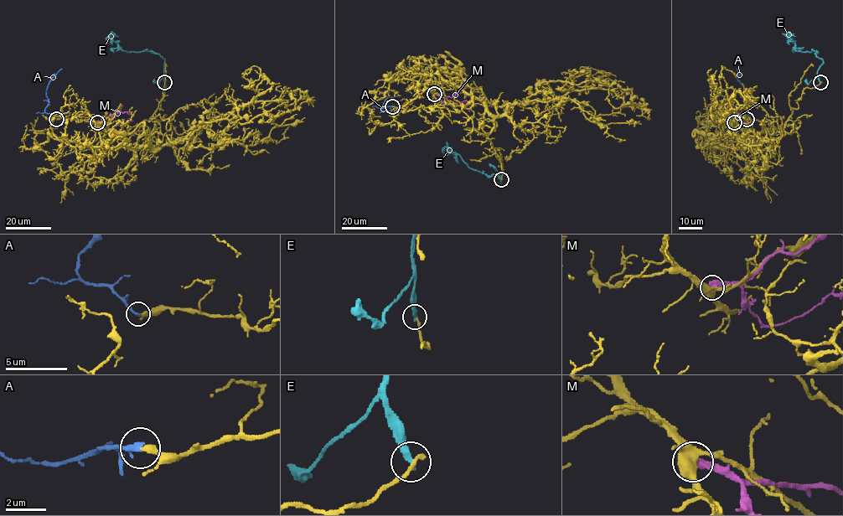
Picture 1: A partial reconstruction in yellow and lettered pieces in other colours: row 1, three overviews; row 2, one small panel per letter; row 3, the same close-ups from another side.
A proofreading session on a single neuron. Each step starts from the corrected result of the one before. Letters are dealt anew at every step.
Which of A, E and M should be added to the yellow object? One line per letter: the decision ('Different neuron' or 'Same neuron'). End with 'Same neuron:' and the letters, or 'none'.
A: Same neuron
E: Different neuron
M: Different neuron
Same neuron: A

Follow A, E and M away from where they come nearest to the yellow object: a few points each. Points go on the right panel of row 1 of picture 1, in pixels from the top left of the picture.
A: (747, 119), (751, 98), (737, 79), (737, 69)
E: (819, 82), (817, 72), (821, 59), (814, 51), (796, 51), (795, 43), (787, 35), (795, 37)
M: (734, 121), (743, 129), (742, 123), (752, 121)

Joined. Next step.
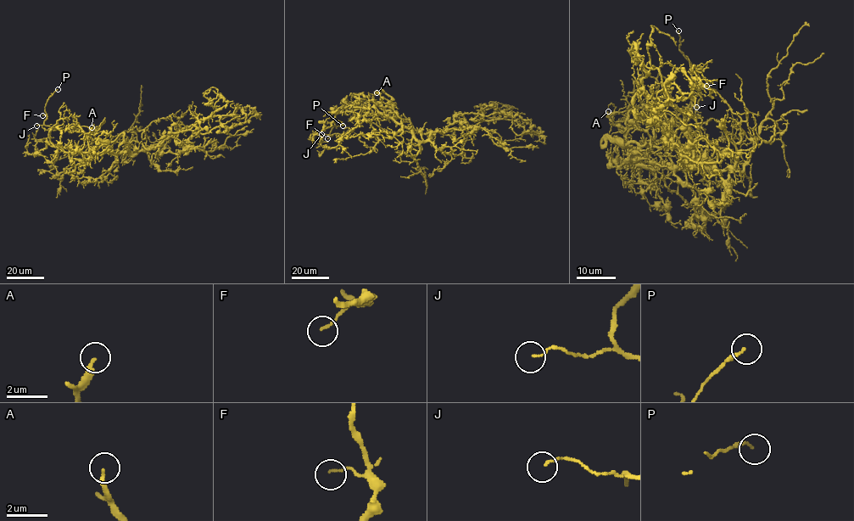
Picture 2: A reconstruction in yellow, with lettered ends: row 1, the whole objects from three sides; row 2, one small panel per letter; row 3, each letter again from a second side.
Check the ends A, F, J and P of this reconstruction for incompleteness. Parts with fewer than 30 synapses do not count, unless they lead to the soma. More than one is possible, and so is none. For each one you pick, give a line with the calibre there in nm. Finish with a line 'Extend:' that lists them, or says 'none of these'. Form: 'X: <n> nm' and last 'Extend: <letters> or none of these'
A: 220 nm
Extend: A

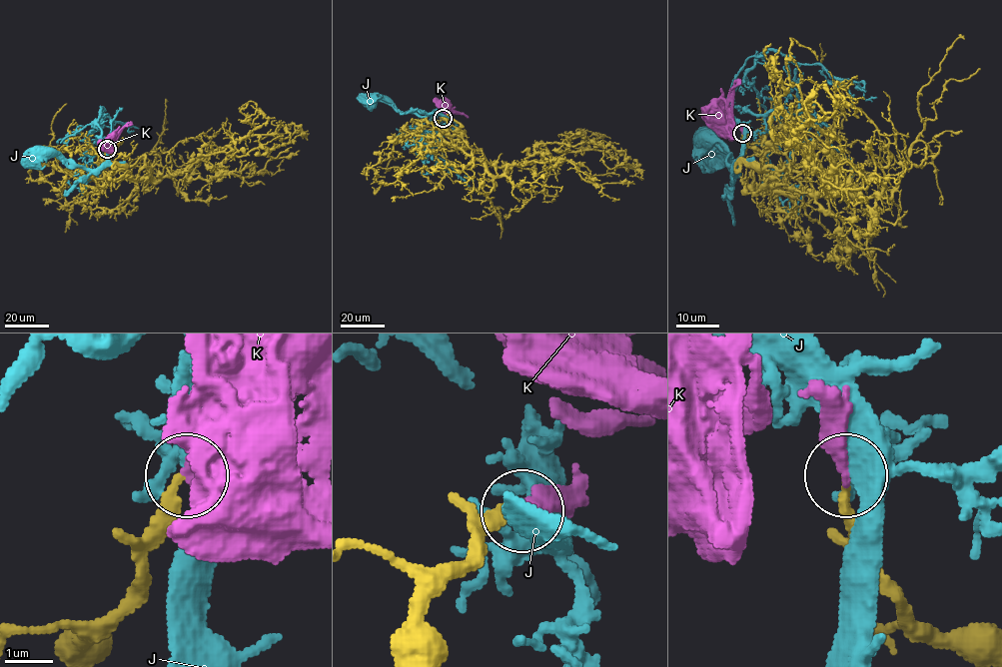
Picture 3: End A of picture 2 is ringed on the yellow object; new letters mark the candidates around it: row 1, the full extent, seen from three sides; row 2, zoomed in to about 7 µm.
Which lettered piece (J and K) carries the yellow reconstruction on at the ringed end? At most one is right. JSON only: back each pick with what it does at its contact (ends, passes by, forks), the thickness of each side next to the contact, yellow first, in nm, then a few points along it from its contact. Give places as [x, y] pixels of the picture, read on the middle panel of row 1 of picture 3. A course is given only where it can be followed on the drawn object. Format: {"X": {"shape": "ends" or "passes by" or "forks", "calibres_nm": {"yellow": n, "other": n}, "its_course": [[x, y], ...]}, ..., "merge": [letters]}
{"K": {"shape": "ends", "calibres_nm": {"yellow": 240, "other": 240}}, "merge": ["K"]}

